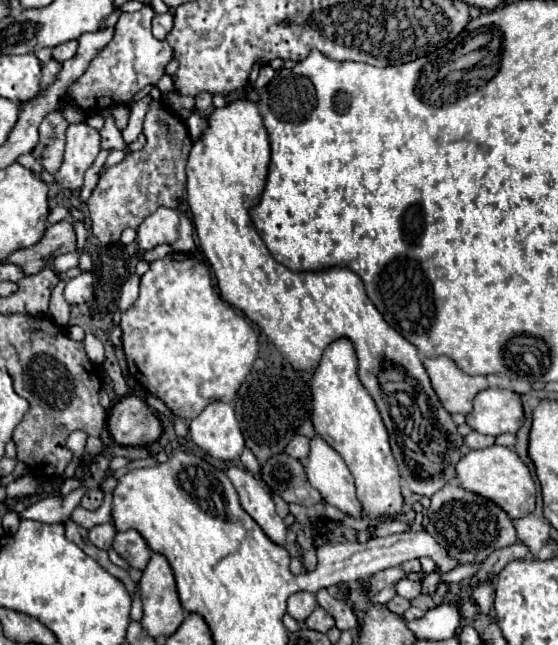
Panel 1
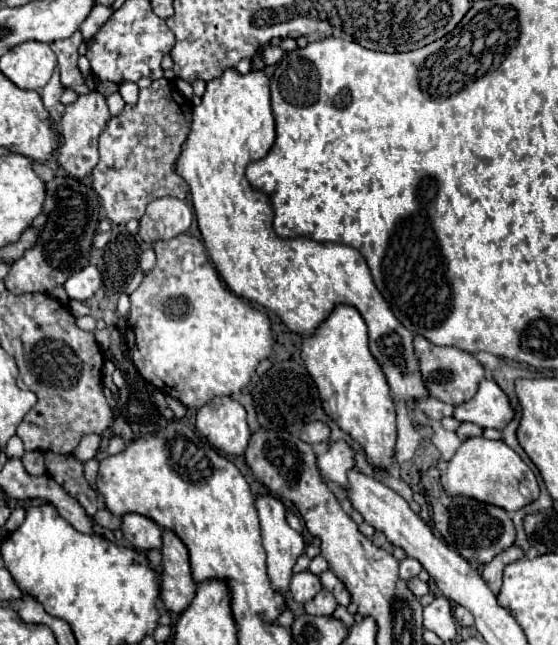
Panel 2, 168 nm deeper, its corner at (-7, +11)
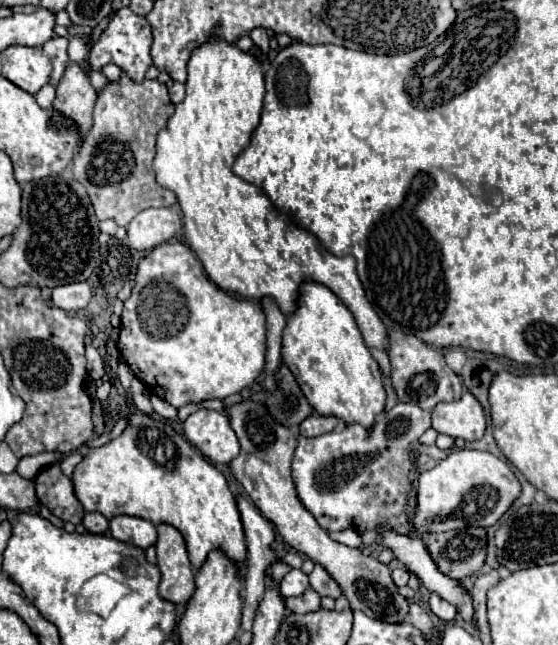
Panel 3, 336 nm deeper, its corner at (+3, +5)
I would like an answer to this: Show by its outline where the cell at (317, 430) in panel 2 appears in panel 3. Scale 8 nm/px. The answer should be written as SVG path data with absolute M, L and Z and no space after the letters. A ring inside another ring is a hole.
M309 415L301 425L299 425L299 435L305 435L305 437L317 437L317 435L323 435L323 433L329 433L337 427L339 419L337 417L325 417L325 415Z

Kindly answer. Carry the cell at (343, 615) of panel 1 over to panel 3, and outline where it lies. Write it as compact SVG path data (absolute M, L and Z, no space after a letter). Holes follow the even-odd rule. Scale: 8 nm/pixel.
M315 563L315 569L309 573L309 583L319 595L329 595L333 599L337 599L341 595L341 587L335 583L335 579L319 563Z

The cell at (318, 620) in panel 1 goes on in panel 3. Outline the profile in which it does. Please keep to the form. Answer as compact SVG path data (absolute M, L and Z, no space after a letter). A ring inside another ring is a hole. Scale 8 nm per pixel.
M307 589L303 595L299 597L289 597L285 599L285 605L289 611L293 613L309 613L309 611L317 611L317 607L321 605L321 597L313 591L313 589Z

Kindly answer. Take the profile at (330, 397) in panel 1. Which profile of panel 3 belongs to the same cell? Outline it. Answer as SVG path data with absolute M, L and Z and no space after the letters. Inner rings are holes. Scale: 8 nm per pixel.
M317 281L301 283L297 309L287 317L283 329L281 353L315 413L337 415L345 423L373 427L373 419L385 407L381 369L369 353L351 311L329 287Z

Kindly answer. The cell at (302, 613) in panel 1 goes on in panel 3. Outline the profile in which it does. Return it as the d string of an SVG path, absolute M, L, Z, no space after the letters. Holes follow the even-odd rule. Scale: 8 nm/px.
M291 569L291 571L283 577L283 581L281 581L281 585L279 585L279 591L281 591L281 595L283 595L285 599L287 599L287 597L303 595L305 589L309 589L309 579L307 579L307 575L305 575L301 569Z

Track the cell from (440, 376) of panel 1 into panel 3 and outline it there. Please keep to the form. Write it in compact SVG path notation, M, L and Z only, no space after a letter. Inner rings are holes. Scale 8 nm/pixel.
M389 331L389 361L391 361L391 383L397 397L403 403L417 403L421 409L431 411L441 401L457 401L463 393L463 383L457 373L453 373L443 353L415 335L405 335L401 331Z

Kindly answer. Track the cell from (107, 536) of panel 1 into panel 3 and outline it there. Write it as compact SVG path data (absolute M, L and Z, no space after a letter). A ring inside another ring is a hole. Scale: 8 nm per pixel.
M85 513L83 525L89 533L105 533L109 529L109 521L101 513Z

